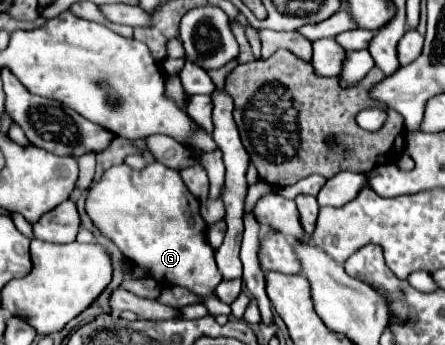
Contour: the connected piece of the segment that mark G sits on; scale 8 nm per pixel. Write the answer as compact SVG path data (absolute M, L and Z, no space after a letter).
M152 162L142 170L132 170L126 164L112 166L100 182L90 186L86 212L92 218L92 222L100 228L100 232L106 238L110 238L124 252L126 258L130 258L134 264L148 270L154 280L158 280L160 284L170 284L170 286L184 286L192 290L194 294L204 296L206 298L204 306L210 310L212 316L218 316L218 314L230 316L230 306L220 302L214 296L214 288L222 282L222 274L216 268L214 250L206 242L206 236L204 236L206 224L200 216L200 202L188 192L178 170L172 170L160 162Z

